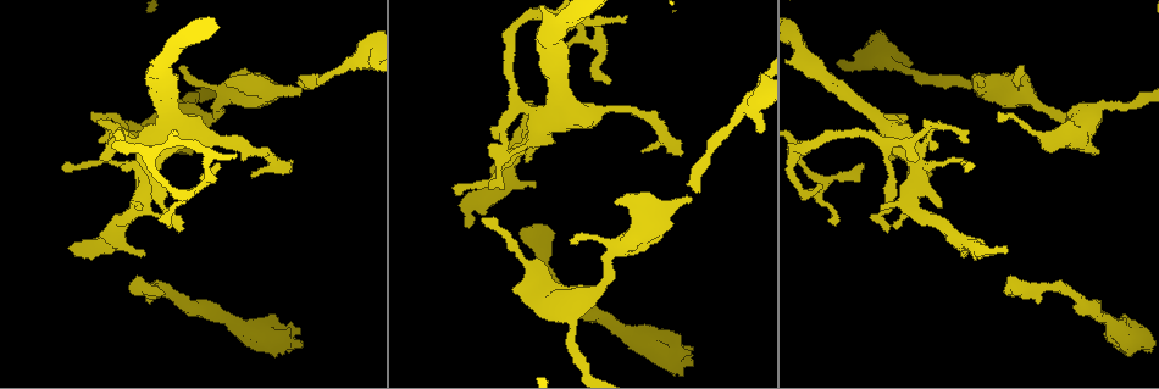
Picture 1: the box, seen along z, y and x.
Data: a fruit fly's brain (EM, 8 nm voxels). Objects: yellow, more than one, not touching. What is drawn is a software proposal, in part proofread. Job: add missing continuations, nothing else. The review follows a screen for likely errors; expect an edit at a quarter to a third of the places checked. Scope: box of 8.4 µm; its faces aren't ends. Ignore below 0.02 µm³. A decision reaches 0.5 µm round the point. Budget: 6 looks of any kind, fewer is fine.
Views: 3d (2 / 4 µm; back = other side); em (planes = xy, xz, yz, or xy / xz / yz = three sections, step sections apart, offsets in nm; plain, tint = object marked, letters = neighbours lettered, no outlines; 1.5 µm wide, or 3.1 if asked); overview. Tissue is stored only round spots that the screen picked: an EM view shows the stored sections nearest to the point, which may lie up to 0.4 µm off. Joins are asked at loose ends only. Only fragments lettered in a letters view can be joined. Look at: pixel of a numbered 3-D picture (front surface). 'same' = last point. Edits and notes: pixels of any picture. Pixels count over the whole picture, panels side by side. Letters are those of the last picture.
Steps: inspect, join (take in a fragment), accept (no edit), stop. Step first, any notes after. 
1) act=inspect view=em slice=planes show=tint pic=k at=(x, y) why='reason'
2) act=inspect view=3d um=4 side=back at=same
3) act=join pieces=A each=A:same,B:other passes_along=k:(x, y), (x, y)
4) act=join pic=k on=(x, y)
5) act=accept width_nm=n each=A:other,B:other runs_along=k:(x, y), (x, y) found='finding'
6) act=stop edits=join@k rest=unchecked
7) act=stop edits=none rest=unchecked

act=inspect view=em slice=xy step=4 show=tint pic=1 at=(454, 192) why='tapers out'

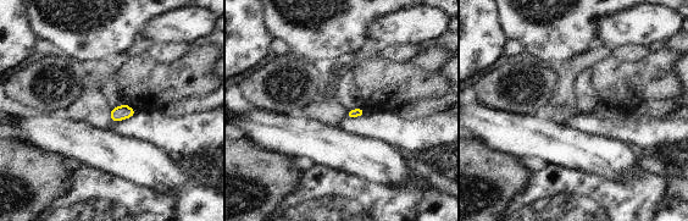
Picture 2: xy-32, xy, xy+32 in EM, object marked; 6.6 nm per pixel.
act=inspect view=em slice=planes show=letters at=same

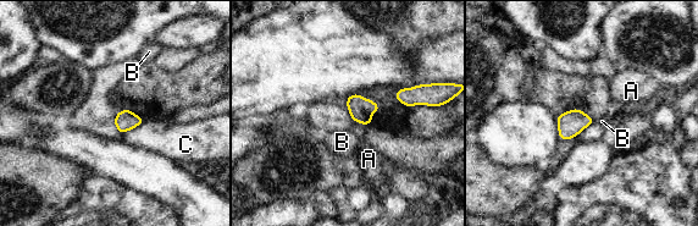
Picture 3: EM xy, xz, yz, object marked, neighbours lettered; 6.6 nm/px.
act=accept longest_contact=C:190nm each=A:other,B:other,C:other border=3:(145, 120), (121, 134) found='none of them fits'

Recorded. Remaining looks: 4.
act=inspect view=em slice=planes show=letters pic=1 at=(292, 162) why='branch stops here'

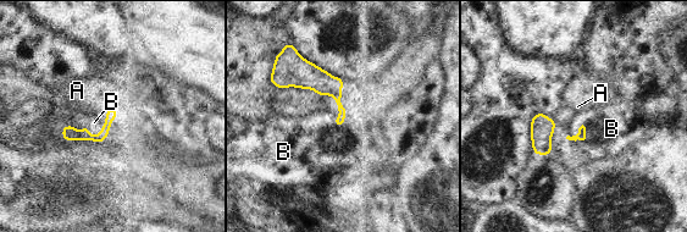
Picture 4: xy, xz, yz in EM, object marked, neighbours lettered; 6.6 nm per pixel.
act=accept each=A:other,B:other found='no lettered fragment goes on from it'

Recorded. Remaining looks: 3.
act=inspect view=em slice=yz step=8 show=tint pic=1 at=(863, 163)

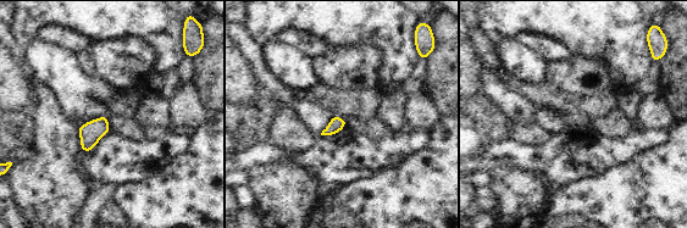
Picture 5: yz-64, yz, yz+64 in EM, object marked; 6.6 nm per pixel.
act=inspect view=em slice=planes show=tint at=same

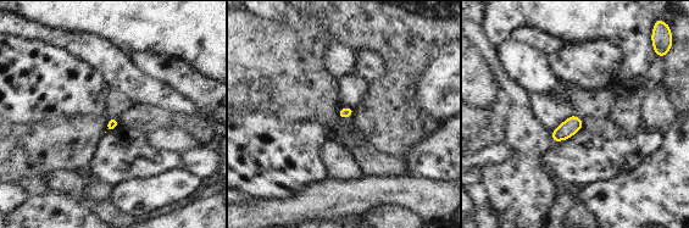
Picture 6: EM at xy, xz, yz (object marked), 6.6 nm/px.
act=inspect view=em slice=planes show=letters at=same

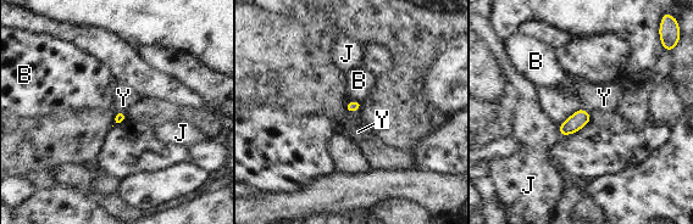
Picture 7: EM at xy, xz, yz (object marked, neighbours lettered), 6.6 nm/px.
act=accept each=B:other,J:other,Y:other found='no lettered fragment goes on from it'

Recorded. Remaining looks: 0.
act=stop edits=none rest=unchecked

